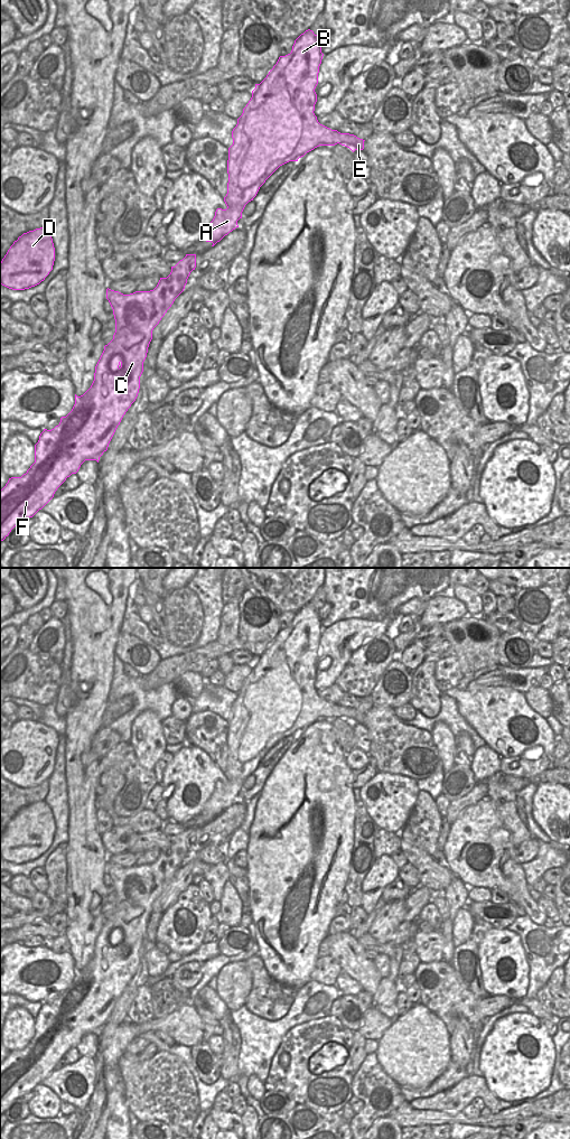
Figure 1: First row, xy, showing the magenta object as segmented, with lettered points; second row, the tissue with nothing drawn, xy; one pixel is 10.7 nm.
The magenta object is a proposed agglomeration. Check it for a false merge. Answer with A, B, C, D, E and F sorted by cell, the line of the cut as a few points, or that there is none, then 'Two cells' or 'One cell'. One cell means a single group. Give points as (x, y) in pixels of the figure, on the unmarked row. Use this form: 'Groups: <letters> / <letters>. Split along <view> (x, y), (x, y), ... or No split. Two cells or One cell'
Groups: A B C D E F. No split. One cell.

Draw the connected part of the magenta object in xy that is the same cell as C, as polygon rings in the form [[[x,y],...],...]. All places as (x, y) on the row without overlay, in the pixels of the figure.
[[[186,828],[167,851],[160,851],[157,860],[150,865],[136,865],[123,868],[119,865],[106,862],[109,874],[115,893],[113,913],[104,919],[104,924],[95,940],[94,954],[91,961],[81,970],[75,968],[75,978],[72,984],[60,991],[60,996],[52,1003],[44,1002],[35,1018],[35,1036],[21,1051],[9,1052],[0,1064],[0,1115],[3,1114],[15,1100],[26,1092],[32,1091],[53,1071],[57,1062],[69,1051],[76,1047],[85,1034],[96,1034],[108,1024],[109,1017],[120,998],[123,989],[136,974],[140,962],[140,950],[143,945],[143,935],[152,913],[152,904],[159,897],[175,872],[184,865],[187,852],[196,841],[196,828]]]

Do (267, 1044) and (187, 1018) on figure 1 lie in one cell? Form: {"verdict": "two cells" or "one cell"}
{"verdict": "two cells"}

